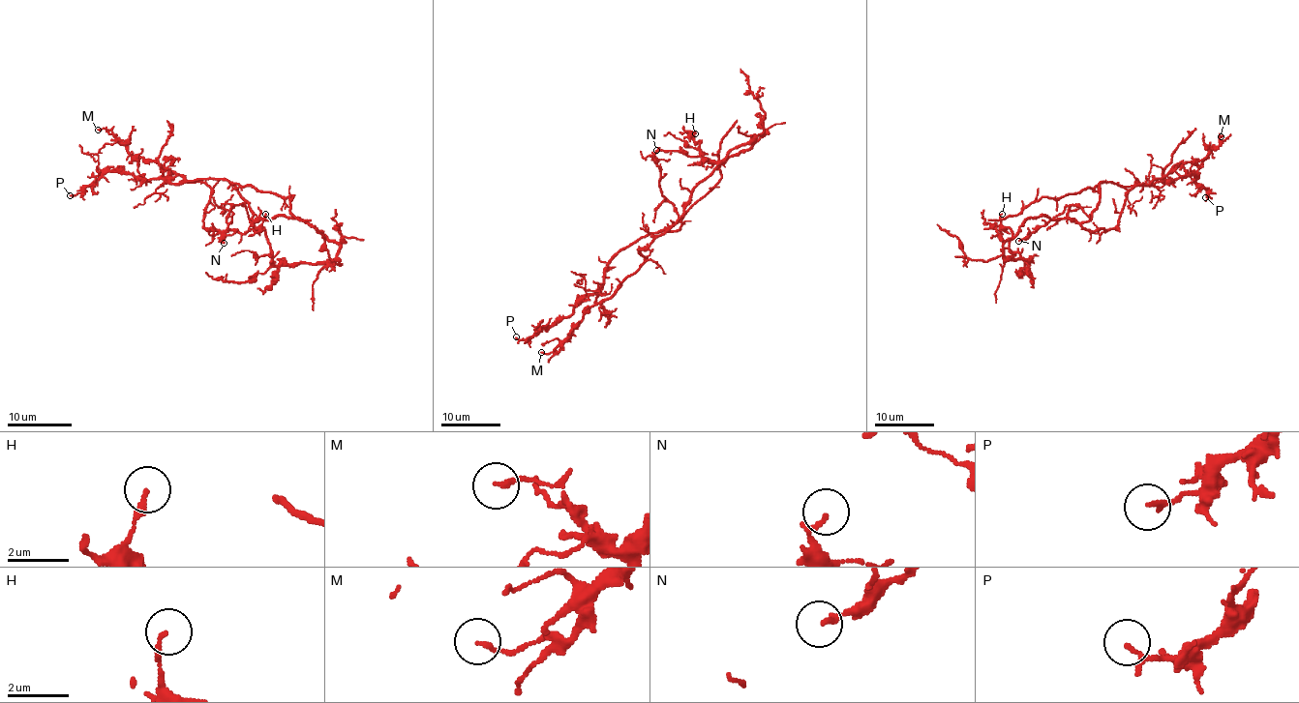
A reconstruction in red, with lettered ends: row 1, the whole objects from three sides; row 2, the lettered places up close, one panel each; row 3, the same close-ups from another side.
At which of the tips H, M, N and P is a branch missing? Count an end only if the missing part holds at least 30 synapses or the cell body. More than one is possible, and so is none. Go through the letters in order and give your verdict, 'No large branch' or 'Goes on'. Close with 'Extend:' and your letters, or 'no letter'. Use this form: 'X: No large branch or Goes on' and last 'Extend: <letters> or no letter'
H: No large branch
M: No large branch
N: No large branch
P: No large branch
Extend: no letter

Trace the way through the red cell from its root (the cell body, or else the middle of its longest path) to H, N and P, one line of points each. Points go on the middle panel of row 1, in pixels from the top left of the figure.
H: (686, 203), (700, 183), (764, 135), (709, 161), (700, 141), (695, 144), (695, 133)
N: (686, 203), (679, 221), (673, 205), (659, 189), (659, 167), (653, 156), (656, 150)
P: (686, 203), (678, 230), (648, 233), (622, 248), (608, 264), (603, 285), (570, 314), (525, 339), (516, 336)

